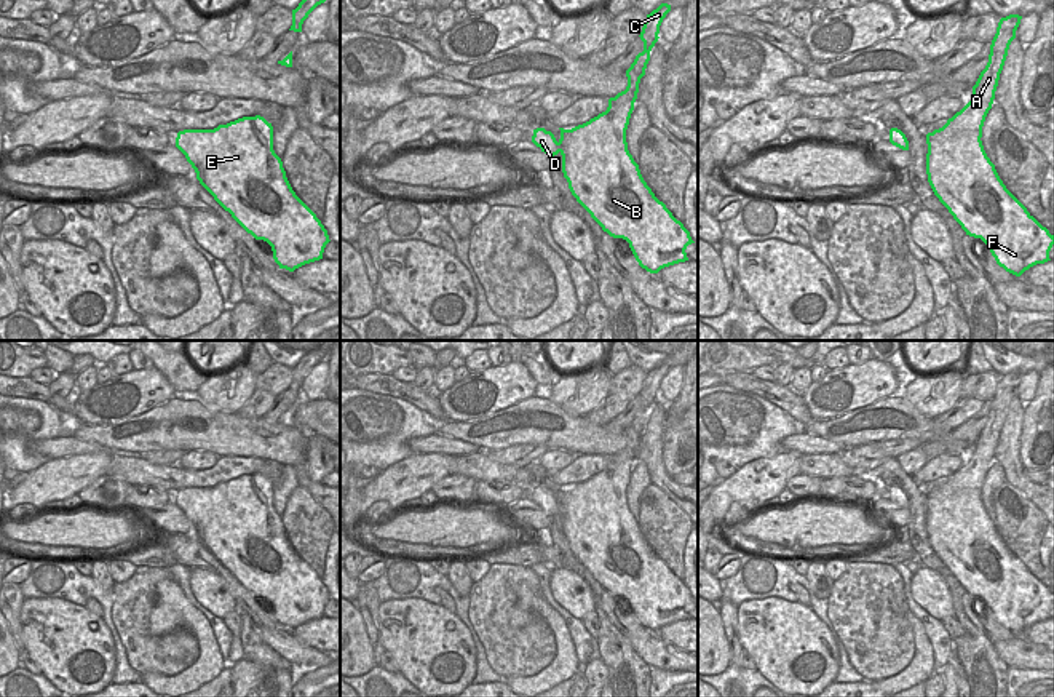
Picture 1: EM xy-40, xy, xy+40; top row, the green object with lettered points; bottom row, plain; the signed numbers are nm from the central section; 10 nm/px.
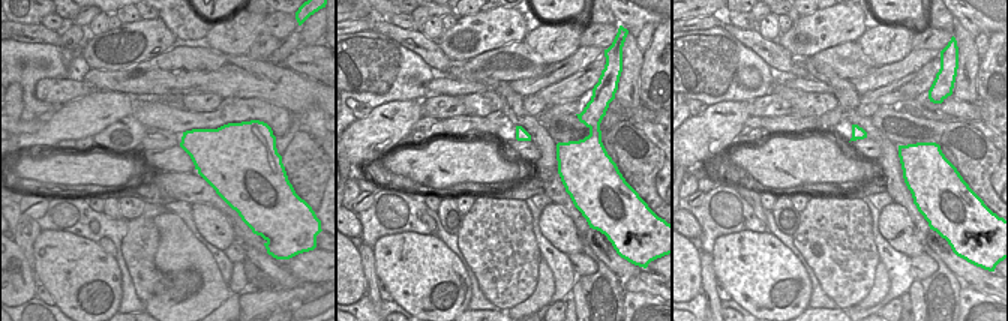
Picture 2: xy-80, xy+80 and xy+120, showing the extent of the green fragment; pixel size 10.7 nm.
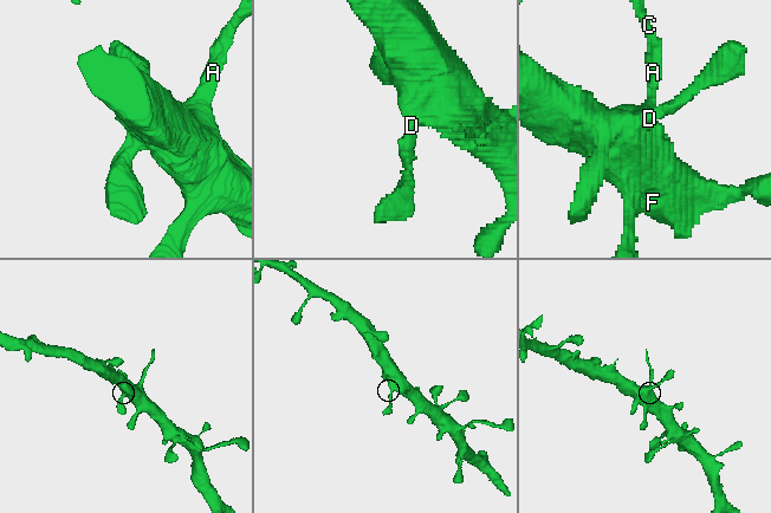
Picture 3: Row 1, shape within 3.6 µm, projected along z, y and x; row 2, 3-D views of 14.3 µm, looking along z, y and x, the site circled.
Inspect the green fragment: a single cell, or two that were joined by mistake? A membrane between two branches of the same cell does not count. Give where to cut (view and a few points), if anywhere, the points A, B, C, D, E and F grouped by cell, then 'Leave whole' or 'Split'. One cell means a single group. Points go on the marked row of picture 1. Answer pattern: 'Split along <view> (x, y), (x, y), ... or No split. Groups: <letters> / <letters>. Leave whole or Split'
Split along xy (601, 114), (620, 115), (628, 123). Groups: A C / B D E F. Split

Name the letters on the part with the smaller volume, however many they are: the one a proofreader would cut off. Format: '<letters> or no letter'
A, C

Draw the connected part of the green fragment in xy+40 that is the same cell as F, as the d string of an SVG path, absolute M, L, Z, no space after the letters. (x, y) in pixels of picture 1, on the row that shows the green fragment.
M957 112L942 128L926 134L928 182L966 235L981 238L1000 267L1020 277L1030 267L1051 261L1049 251L1054 235L1027 211L1000 179L981 141L982 126L984 120L979 115L968 117Z

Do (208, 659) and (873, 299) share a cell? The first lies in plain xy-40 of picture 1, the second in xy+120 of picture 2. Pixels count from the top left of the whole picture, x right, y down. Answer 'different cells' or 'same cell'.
same cell

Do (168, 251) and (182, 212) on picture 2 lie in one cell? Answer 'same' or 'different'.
different

